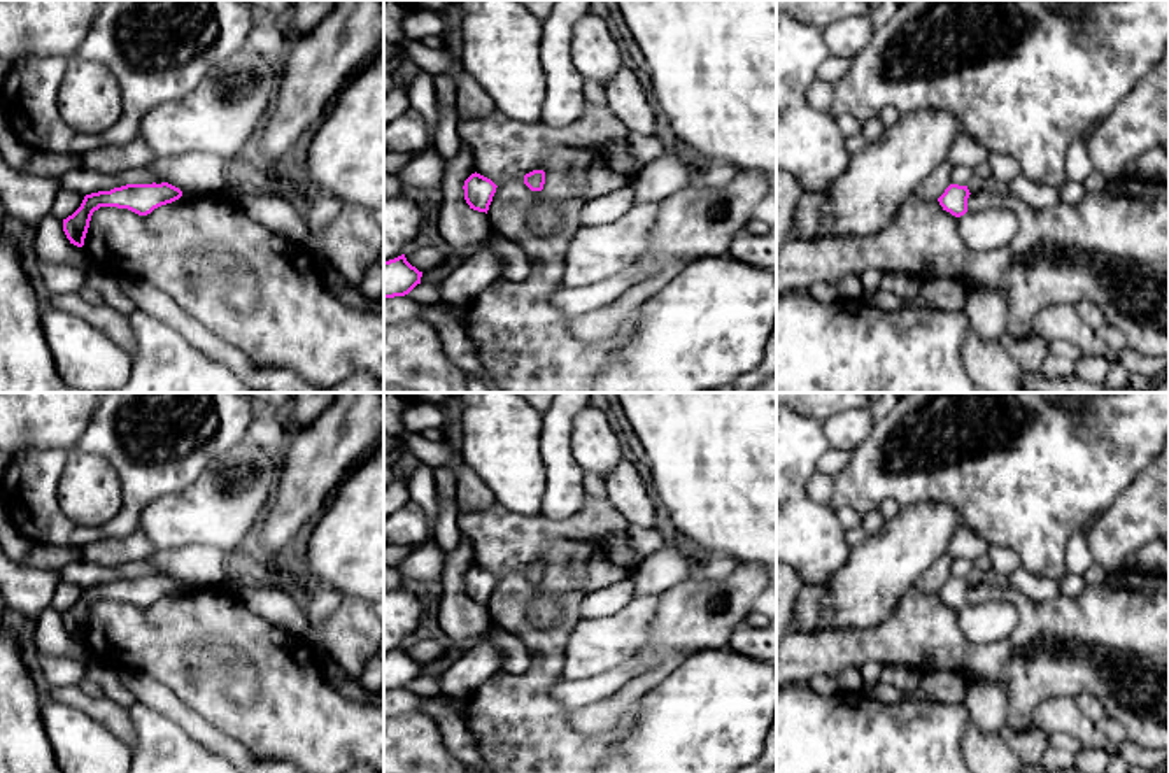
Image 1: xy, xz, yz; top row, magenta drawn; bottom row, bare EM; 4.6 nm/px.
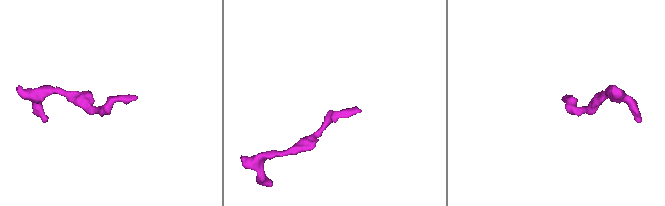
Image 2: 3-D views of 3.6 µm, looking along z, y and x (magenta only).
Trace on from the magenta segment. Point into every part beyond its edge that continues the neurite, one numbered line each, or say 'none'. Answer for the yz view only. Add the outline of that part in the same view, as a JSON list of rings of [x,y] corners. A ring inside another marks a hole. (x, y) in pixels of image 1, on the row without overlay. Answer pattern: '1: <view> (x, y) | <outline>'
1: yz (991, 621) | [[[1003,599],[966,605],[959,610],[959,624],[967,642],[992,643],[1013,633],[1018,624],[1018,612]]]

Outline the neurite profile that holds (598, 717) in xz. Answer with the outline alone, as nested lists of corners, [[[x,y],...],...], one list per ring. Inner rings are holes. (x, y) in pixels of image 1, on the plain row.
[[[673,657],[659,668],[640,675],[636,680],[631,680],[613,696],[580,708],[571,708],[566,715],[568,722],[584,734],[603,734],[613,729],[626,708],[638,703],[648,687],[654,687],[664,680],[682,661],[685,659]]]

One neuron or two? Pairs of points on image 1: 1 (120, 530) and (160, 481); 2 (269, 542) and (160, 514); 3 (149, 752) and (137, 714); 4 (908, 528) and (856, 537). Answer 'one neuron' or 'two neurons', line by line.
1: one neuron
2: two neurons
3: one neuron
4: two neurons

